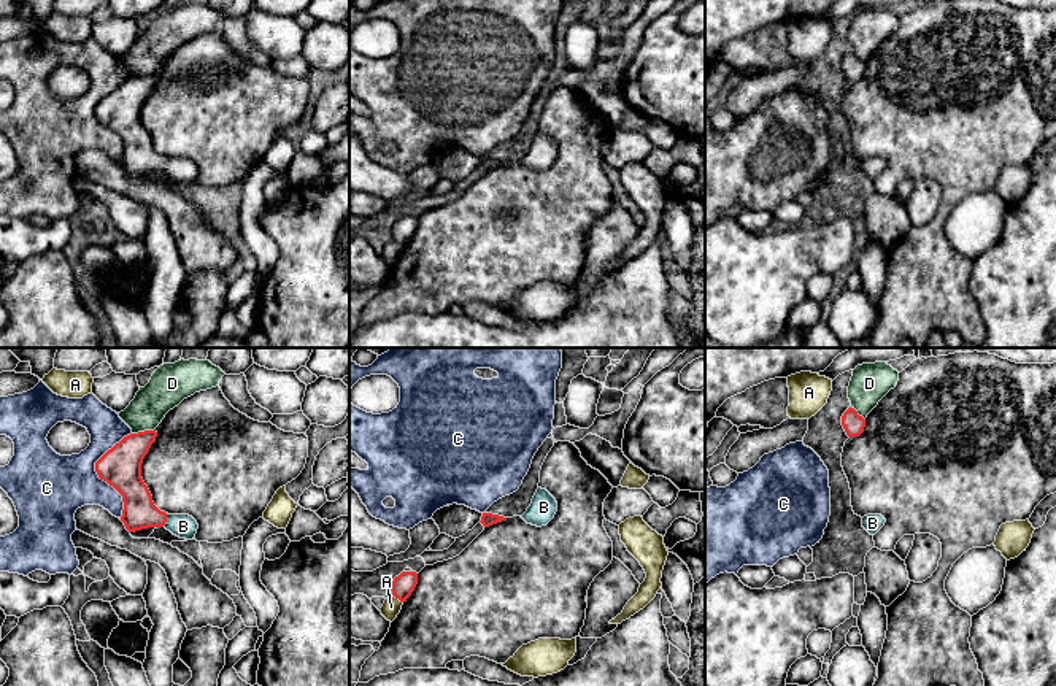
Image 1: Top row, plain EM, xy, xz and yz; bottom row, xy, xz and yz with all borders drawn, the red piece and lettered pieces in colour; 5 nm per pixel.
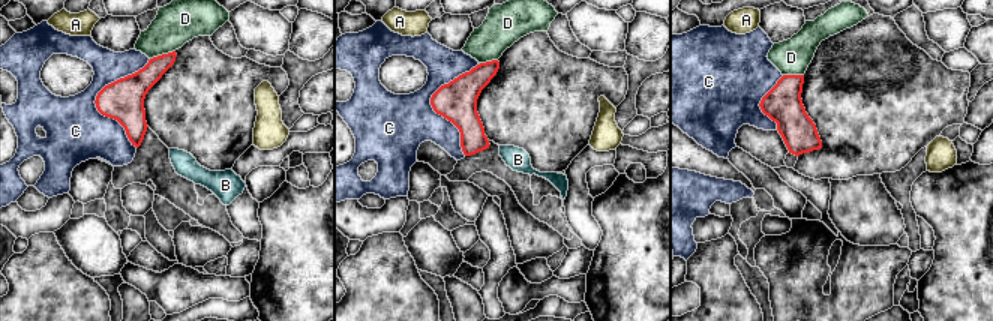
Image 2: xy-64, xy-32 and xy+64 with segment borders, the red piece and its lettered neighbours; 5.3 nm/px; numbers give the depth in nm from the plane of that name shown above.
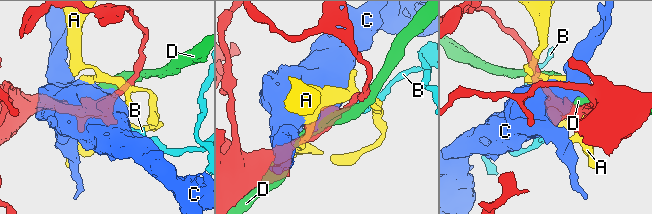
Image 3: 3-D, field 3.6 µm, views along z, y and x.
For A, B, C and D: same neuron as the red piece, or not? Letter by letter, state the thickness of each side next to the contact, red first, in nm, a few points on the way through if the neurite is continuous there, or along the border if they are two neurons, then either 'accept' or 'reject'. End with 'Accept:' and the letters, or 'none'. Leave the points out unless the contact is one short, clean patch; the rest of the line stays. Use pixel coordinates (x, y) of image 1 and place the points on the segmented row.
A: calibres 120 and 90 nm; reject
B: calibres 160 and 120 nm; way xy (140, 512), (165, 520), (183, 526); accept
C: calibres 200 and 340 nm; reject
D: calibres 200 and 200 nm; reject
Accept: B

